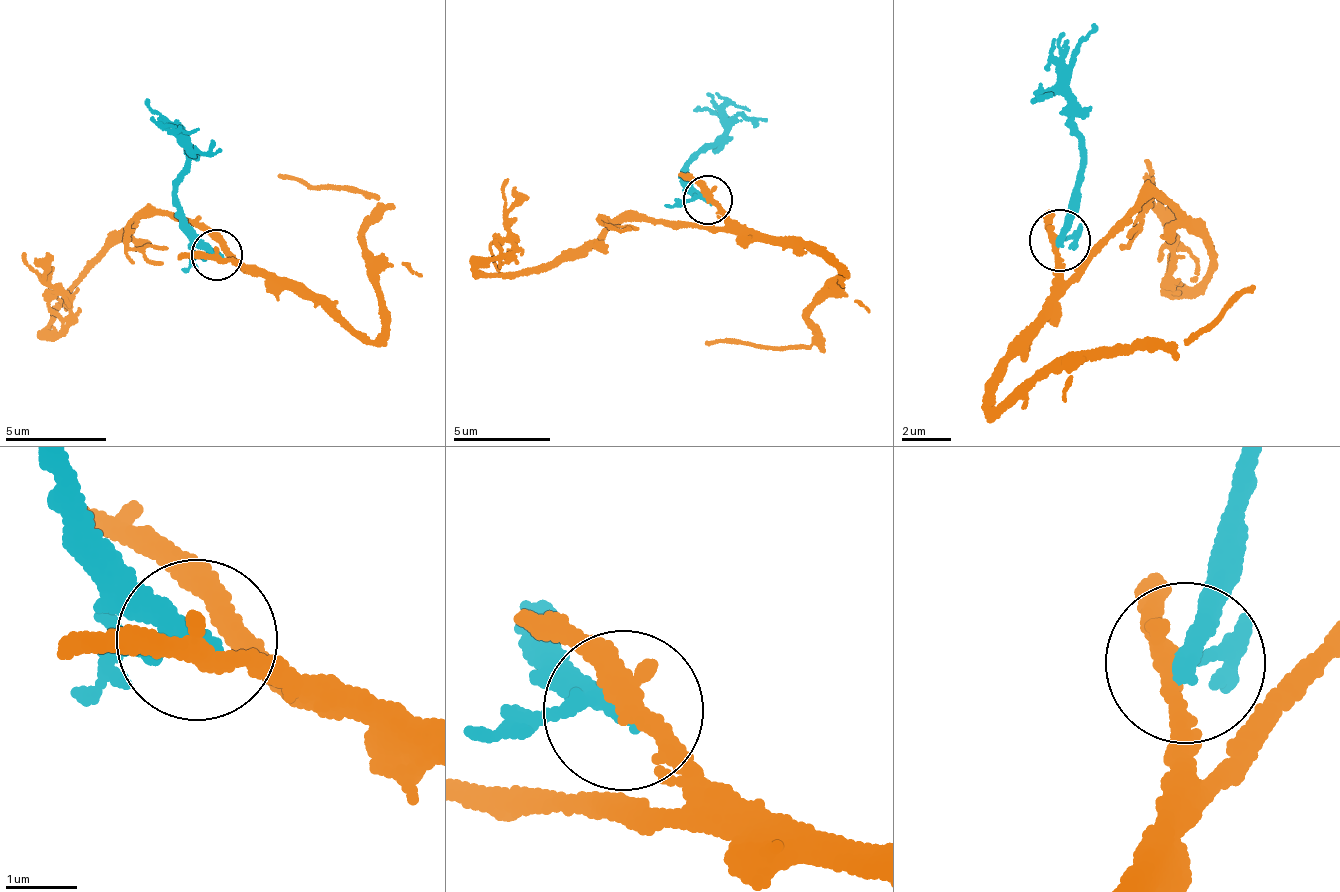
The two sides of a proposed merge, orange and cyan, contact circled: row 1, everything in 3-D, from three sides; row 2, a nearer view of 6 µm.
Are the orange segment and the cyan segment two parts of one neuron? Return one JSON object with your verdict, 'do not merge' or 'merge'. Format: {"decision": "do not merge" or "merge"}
{"decision": "merge"}

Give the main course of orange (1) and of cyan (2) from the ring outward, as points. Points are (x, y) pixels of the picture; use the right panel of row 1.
1: (1055, 238), (1059, 276), (1023, 340), (1005, 357), (993, 404), (1016, 398), (1081, 359), (1183, 342), (1255, 290)
2: (1061, 240), (1076, 187), (1081, 155), (1070, 82), (1094, 22)

